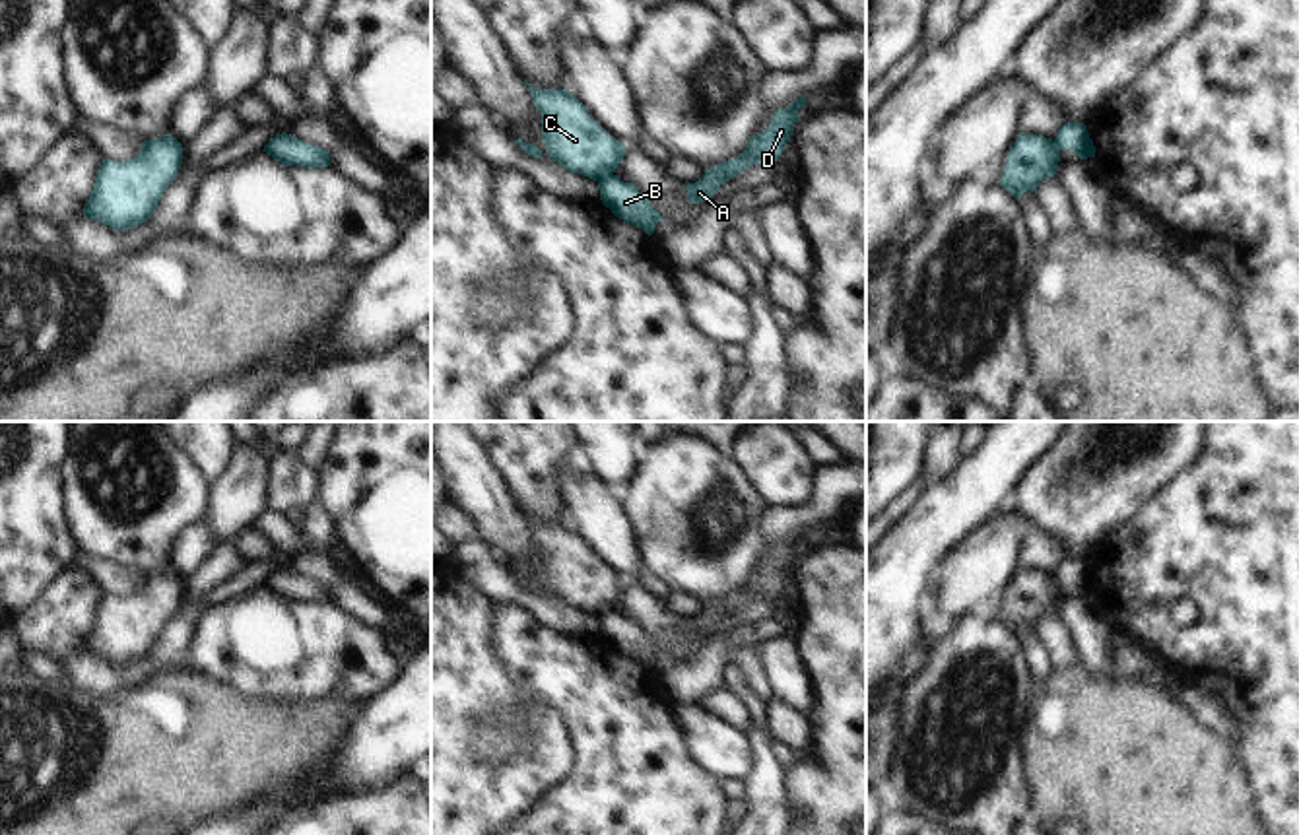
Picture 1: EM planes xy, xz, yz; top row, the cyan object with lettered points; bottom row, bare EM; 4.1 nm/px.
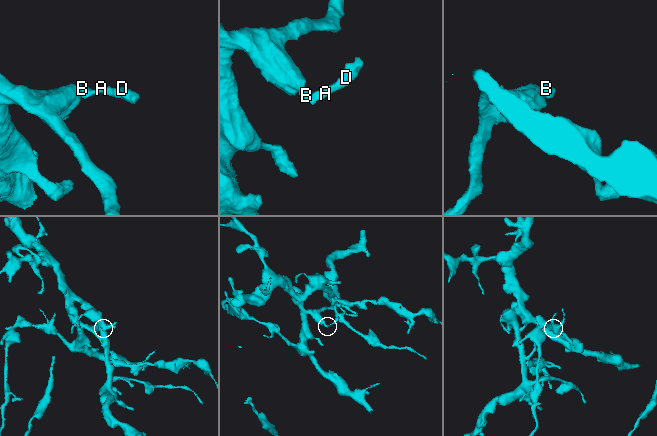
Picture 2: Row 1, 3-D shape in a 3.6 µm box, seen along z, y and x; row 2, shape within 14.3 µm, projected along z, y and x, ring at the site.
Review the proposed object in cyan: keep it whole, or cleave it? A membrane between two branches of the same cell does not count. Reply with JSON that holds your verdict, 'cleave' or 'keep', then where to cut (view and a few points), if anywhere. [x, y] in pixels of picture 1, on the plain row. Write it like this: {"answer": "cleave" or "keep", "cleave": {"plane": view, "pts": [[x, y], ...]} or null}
{"answer": "cleave", "cleave": {"plane": "xz", "pts": [[612, 608], [597, 614]]}}

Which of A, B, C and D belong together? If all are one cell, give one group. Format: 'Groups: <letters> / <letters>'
Groups: A B D / C

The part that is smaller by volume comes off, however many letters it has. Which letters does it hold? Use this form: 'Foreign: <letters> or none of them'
Foreign: A, B, D

